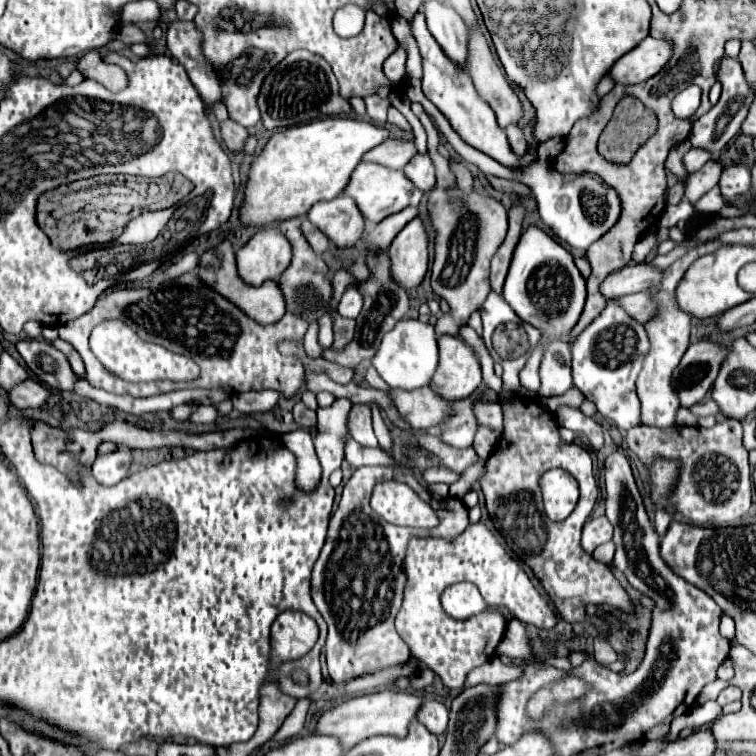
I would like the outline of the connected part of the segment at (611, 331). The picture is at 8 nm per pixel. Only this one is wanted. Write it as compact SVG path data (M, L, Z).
M609 300L605 310L575 338L572 352L573 384L591 400L597 410L615 422L619 430L639 426L639 398L635 394L635 380L641 372L645 354L649 352L649 338L645 326L635 318L629 318L621 310L619 300Z

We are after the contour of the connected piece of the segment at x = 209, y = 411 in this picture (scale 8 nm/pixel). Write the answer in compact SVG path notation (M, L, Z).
M199 406L199 410L193 412L191 420L193 422L213 422L217 420L217 416L219 416L219 410L215 406Z

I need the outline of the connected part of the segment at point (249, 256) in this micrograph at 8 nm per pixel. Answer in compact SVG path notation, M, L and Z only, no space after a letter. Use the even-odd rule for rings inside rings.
M265 226L257 234L251 236L251 240L237 252L237 270L239 276L253 286L263 284L265 280L277 280L285 268L291 262L291 244L289 240L275 228L275 226Z

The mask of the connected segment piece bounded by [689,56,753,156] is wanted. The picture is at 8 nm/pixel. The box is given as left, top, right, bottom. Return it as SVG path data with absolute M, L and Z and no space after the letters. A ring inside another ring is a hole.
M723 58L721 64L719 64L719 72L717 72L717 78L719 82L723 84L723 94L719 98L719 102L705 114L701 116L695 124L693 124L693 130L689 134L689 142L693 148L701 148L701 150L707 150L709 154L717 154L721 152L729 140L733 136L737 136L737 132L741 130L741 124L747 116L747 110L749 110L749 104L753 100L753 92L749 90L747 82L745 82L745 76L743 76L743 70L741 70L741 64L739 60L735 58Z

